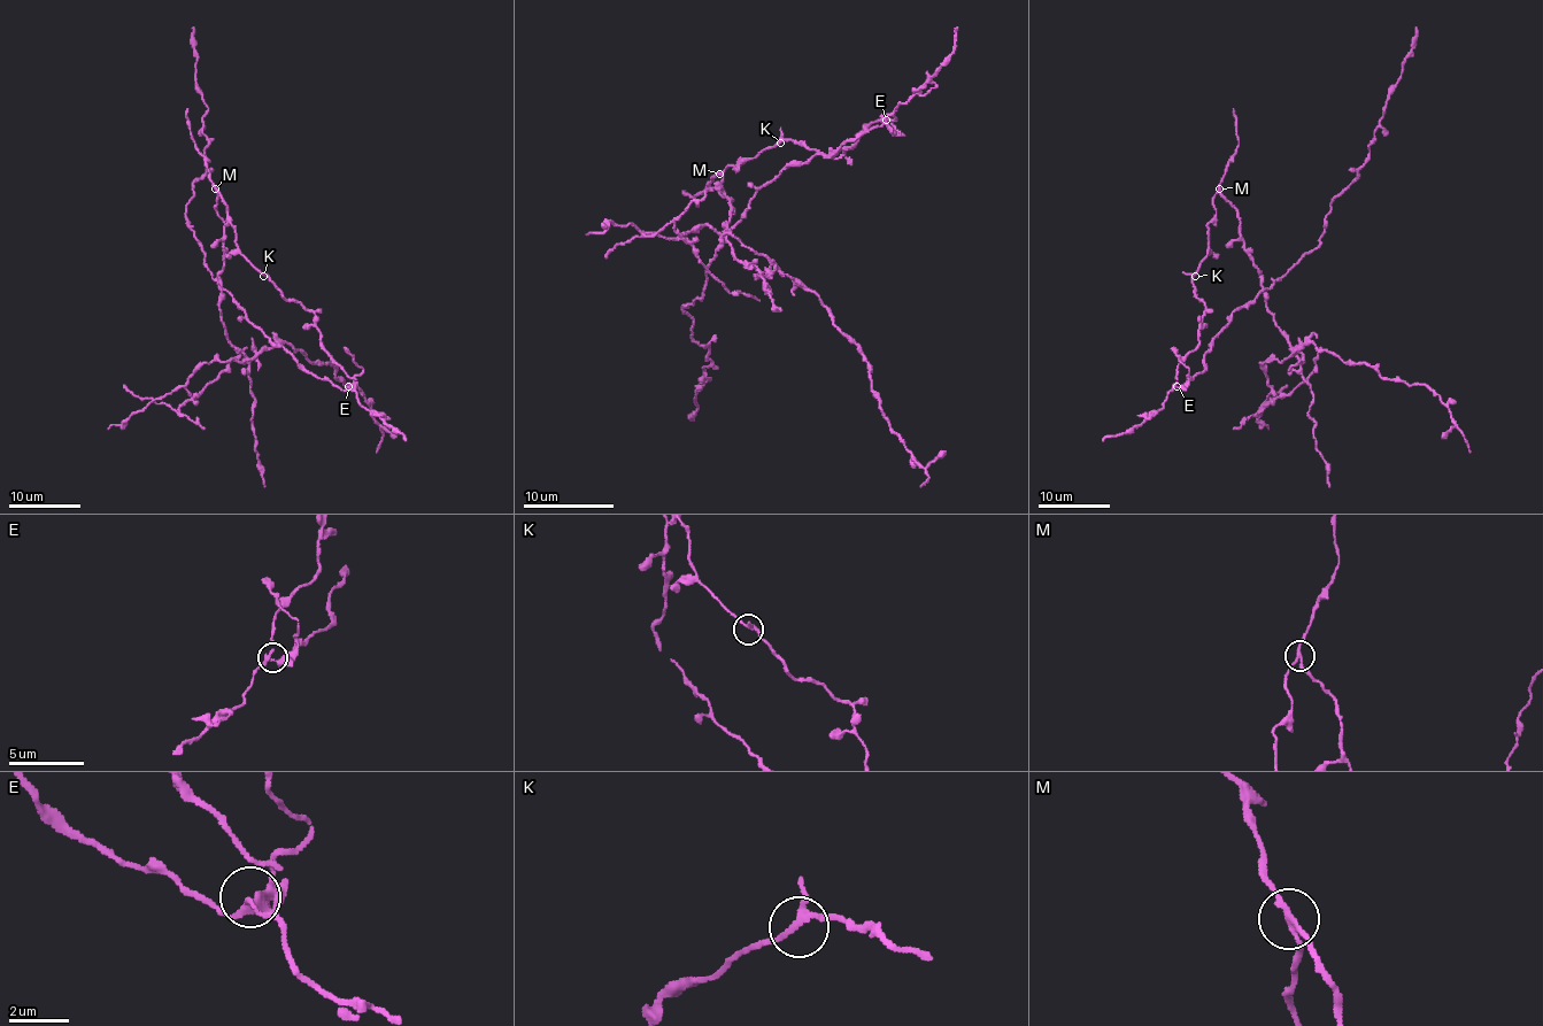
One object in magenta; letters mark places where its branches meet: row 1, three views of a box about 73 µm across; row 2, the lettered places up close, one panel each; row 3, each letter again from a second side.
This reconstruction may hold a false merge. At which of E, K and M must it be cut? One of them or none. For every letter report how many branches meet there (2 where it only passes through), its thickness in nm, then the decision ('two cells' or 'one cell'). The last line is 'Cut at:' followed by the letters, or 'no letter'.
E: 3 branches meet; 190 nm thick; one cell
K: 3 branches meet; 180 nm thick; one cell
M: 3 branches meet; 170 nm thick; two cells
Cut at: M

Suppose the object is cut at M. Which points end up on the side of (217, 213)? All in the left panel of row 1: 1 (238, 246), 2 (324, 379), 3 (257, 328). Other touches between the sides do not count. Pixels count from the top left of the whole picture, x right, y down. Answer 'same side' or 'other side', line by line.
1: other side
2: other side
3: other side

